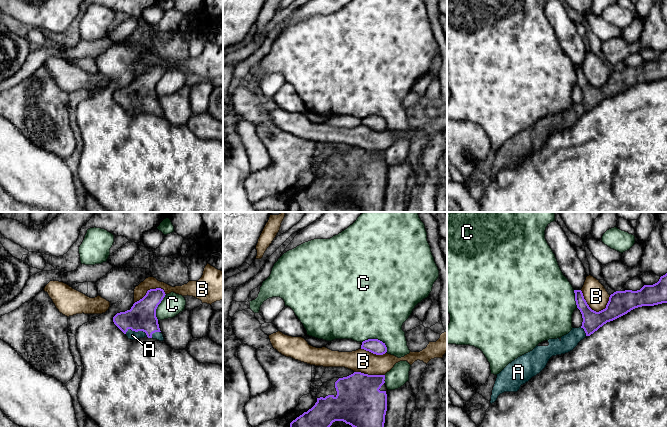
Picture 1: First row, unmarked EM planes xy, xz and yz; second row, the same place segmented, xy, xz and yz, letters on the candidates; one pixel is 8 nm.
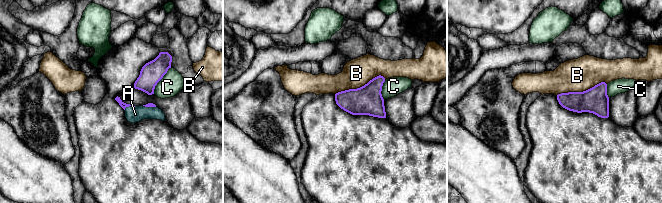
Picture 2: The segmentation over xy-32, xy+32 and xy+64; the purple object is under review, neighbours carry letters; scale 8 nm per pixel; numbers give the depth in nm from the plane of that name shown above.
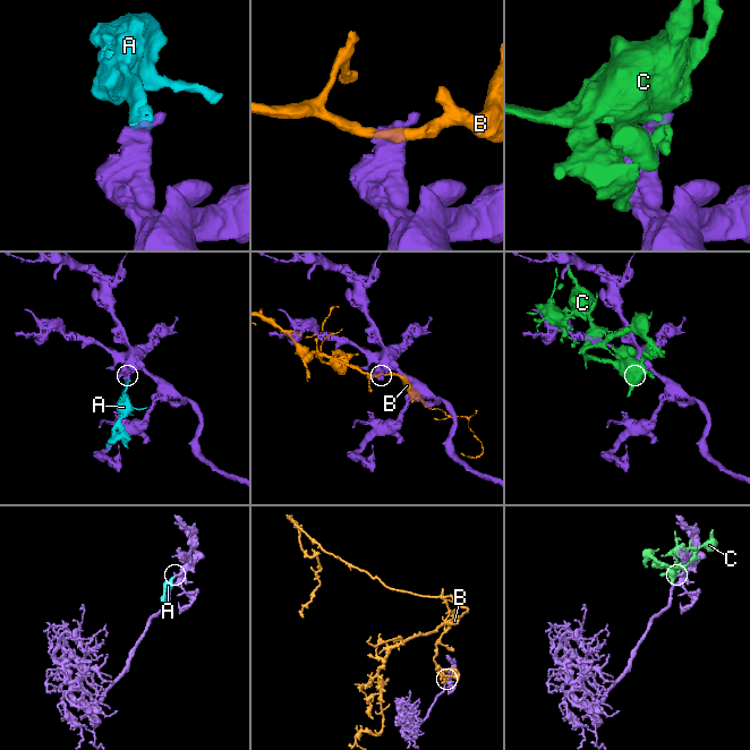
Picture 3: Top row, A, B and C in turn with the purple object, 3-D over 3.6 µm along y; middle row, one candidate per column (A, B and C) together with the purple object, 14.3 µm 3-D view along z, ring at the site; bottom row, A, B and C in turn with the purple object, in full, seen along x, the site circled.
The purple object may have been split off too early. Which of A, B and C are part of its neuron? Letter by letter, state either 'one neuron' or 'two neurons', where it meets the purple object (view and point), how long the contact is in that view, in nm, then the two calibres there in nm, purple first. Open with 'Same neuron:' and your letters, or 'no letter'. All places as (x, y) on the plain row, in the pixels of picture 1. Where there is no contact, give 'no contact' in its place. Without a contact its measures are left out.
Same neuron: A
A: one neuron; meets purple in xy at (137, 107); contact 190 nm long; 220 nm thick on the purple side, 70 nm on the other
B: two neurons; meets purple in yz at (589, 83); contact 260 nm long; 190 nm thick on the purple side, 190 nm on the other
C: two neurons; meets purple in xz at (376, 115); contact 220 nm long; 120 nm thick on the purple side, 500 nm on the other

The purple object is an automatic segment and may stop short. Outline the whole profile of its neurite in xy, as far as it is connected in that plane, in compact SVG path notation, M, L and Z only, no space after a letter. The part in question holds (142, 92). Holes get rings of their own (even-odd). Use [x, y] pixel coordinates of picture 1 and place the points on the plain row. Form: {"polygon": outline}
{"polygon": "M161 64L150 65L146 71L135 78L130 86L117 89L113 93L114 100L128 113L136 116L144 113L163 117L156 85L165 73Z"}

